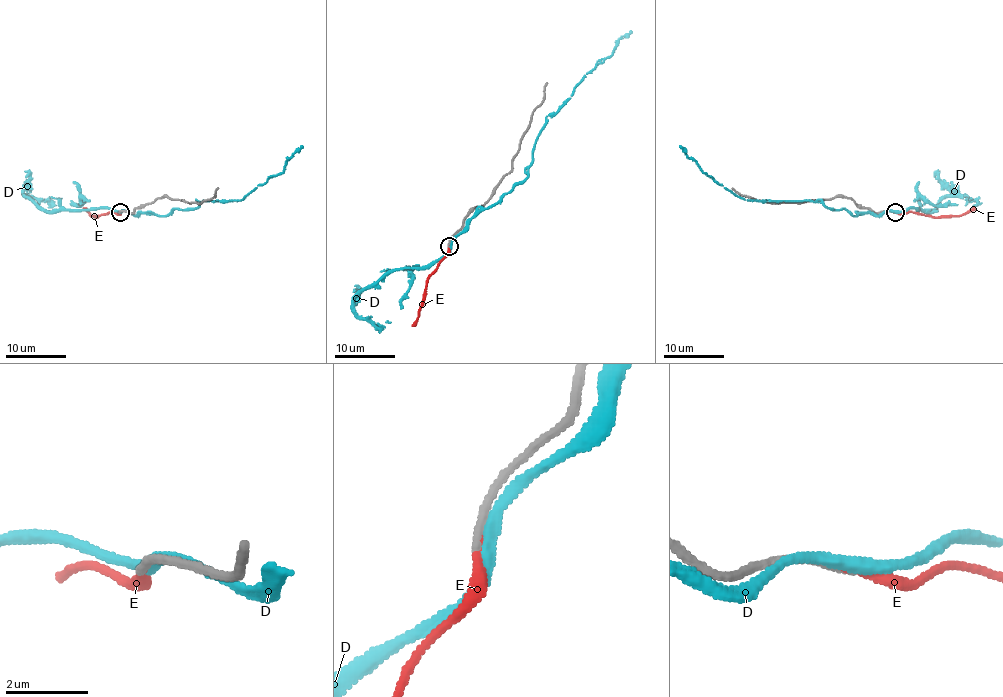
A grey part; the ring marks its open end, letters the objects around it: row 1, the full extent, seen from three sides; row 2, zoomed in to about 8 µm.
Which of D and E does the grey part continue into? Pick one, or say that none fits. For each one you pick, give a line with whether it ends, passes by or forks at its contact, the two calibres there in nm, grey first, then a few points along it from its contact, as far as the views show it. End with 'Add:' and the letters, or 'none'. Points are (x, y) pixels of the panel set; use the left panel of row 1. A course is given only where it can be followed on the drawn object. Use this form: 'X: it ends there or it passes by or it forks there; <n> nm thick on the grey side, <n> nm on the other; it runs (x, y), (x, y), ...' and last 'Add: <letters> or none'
E: it ends there; 200 nm thick on the grey side, 190 nm on the other; it runs (119, 212), (94, 217), (83, 208)
Add: E

